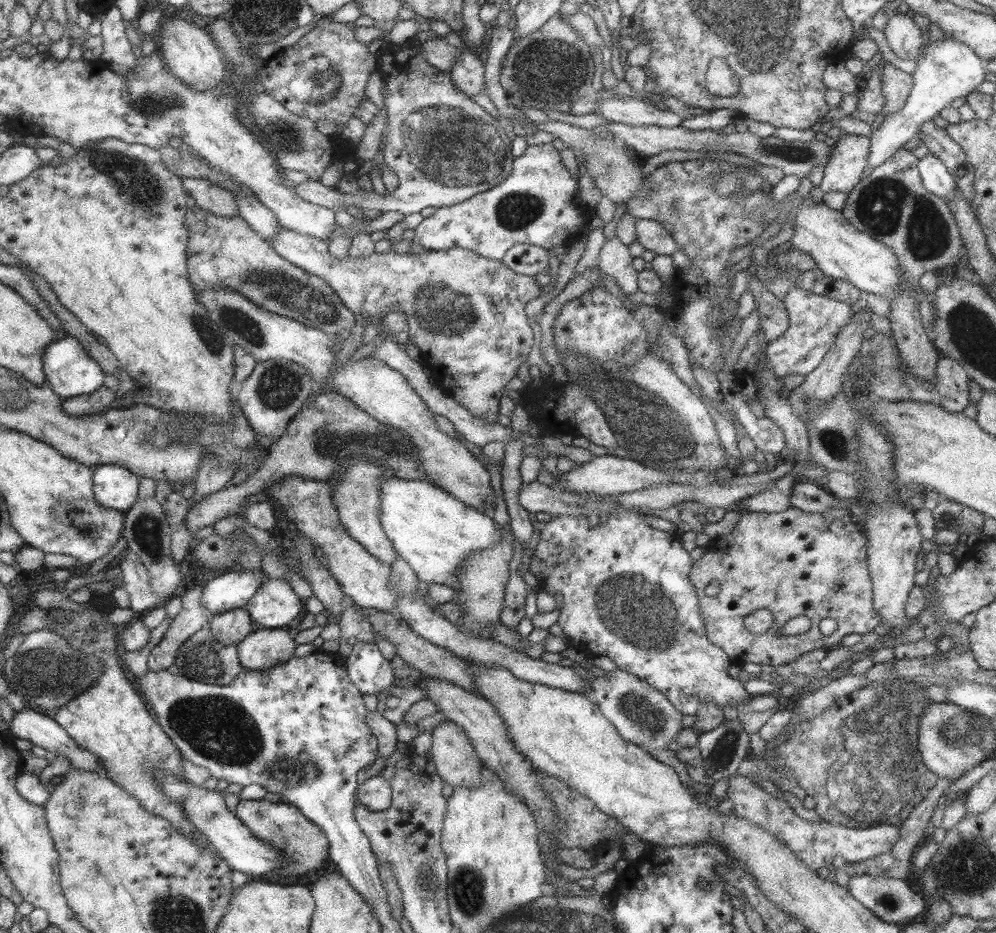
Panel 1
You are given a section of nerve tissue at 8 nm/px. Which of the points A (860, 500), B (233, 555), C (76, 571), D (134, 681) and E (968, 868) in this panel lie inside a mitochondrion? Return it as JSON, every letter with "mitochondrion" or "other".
{"A":"other","B":"mitochondrion","C":"other","D":"other","E":"mitochondrion"}

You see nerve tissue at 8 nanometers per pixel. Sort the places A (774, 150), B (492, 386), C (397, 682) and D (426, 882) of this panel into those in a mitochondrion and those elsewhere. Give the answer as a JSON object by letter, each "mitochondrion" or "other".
{"A":"mitochondrion","B":"other","C":"other","D":"mitochondrion"}

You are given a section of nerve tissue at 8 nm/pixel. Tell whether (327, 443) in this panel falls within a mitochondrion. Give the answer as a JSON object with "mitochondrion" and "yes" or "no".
{"mitochondrion":"yes"}

